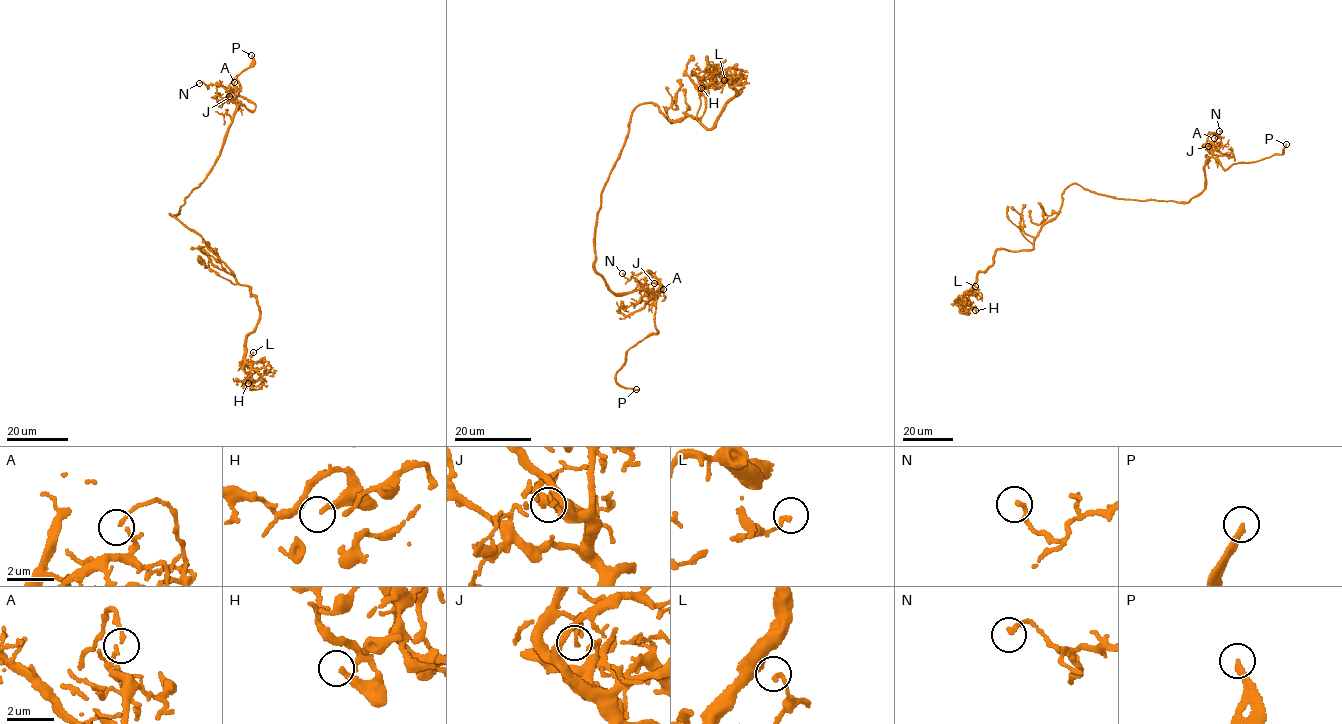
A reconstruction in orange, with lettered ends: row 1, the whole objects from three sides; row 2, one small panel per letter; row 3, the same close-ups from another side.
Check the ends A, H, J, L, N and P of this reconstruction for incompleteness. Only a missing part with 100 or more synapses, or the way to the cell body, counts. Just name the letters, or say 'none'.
P

